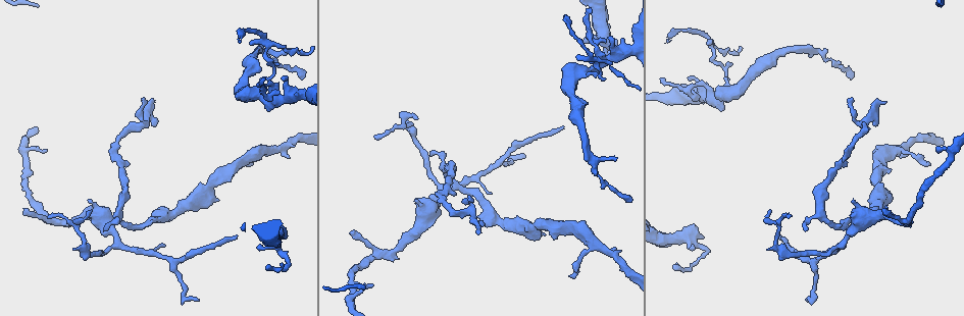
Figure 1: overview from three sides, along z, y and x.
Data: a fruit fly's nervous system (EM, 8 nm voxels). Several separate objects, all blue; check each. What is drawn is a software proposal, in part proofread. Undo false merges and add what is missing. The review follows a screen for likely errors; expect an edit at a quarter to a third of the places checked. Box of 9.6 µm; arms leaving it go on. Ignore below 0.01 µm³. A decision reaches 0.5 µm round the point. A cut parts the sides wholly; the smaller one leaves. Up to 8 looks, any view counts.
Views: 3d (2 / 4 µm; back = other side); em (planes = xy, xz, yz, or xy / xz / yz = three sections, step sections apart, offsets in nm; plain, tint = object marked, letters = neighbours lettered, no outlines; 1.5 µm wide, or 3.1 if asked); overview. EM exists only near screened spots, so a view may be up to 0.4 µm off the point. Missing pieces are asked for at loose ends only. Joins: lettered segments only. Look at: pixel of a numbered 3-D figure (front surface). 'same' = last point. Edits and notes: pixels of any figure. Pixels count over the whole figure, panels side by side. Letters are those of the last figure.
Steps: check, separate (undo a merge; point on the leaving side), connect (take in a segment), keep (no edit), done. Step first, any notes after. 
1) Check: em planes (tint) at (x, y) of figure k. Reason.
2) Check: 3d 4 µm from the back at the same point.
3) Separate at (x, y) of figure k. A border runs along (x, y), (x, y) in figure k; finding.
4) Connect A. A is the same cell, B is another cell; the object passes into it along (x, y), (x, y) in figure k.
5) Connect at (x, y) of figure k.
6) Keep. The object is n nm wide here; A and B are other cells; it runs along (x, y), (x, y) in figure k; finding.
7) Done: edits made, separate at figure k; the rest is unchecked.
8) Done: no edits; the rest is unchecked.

Check: 3d 4 µm at (151, 100) of figure 1. Tapers out.

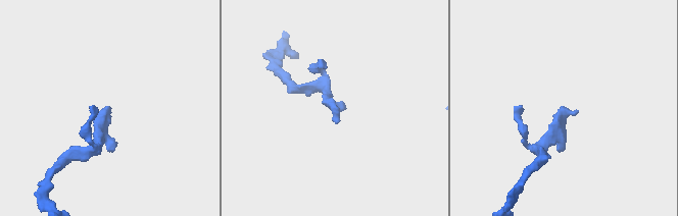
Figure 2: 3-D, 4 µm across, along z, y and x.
Check: em planes (letters) at (107, 108) of figure 2.

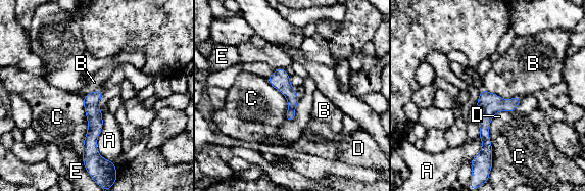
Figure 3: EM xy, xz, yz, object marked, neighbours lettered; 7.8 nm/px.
Keep. The longest contact is with C, 500 nm; A, B, C, D and E are other cells; a border runs along (483, 88), (502, 98), (519, 97) in figure 3; none of them fits.

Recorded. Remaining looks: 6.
Check: 3d 4 µm from the back at (492, 194) of figure 1. Thin end.

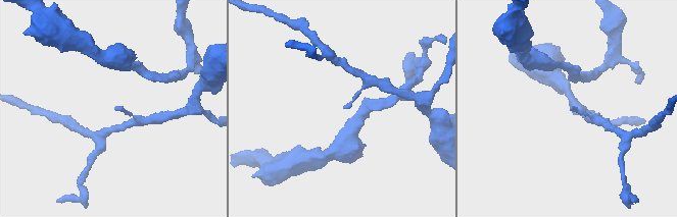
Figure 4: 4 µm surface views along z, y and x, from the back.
Check: em planes (letters) at (344, 108) of figure 4.

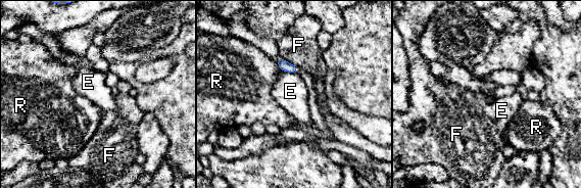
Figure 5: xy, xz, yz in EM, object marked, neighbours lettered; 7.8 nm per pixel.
Keep. E, F and R are other cells; no lettered segment goes on from it.

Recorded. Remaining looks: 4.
Check: 3d 4 µm at (563, 128) of figure 1. An open end.

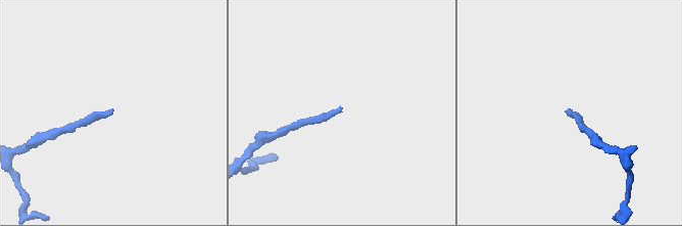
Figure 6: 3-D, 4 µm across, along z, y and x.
Check: em planes (tint) at (342, 108) of figure 6. Shape alone is not enough.

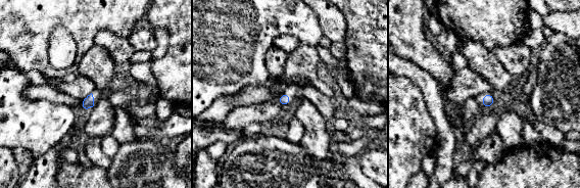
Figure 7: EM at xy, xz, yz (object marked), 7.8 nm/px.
Check: em planes (letters) at the same point.

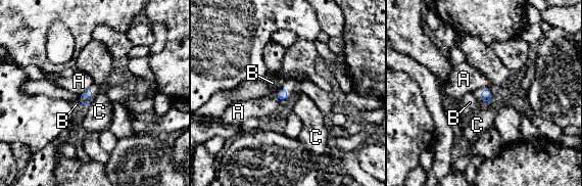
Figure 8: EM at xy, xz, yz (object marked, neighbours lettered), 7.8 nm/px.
Keep. The object is 80 nm wide here; A, B and C are other cells; a border runs along (490, 100), (481, 102) in figure 8; no lettered segment goes on from it.

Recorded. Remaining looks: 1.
Done: no edits; the rest is unchecked.

